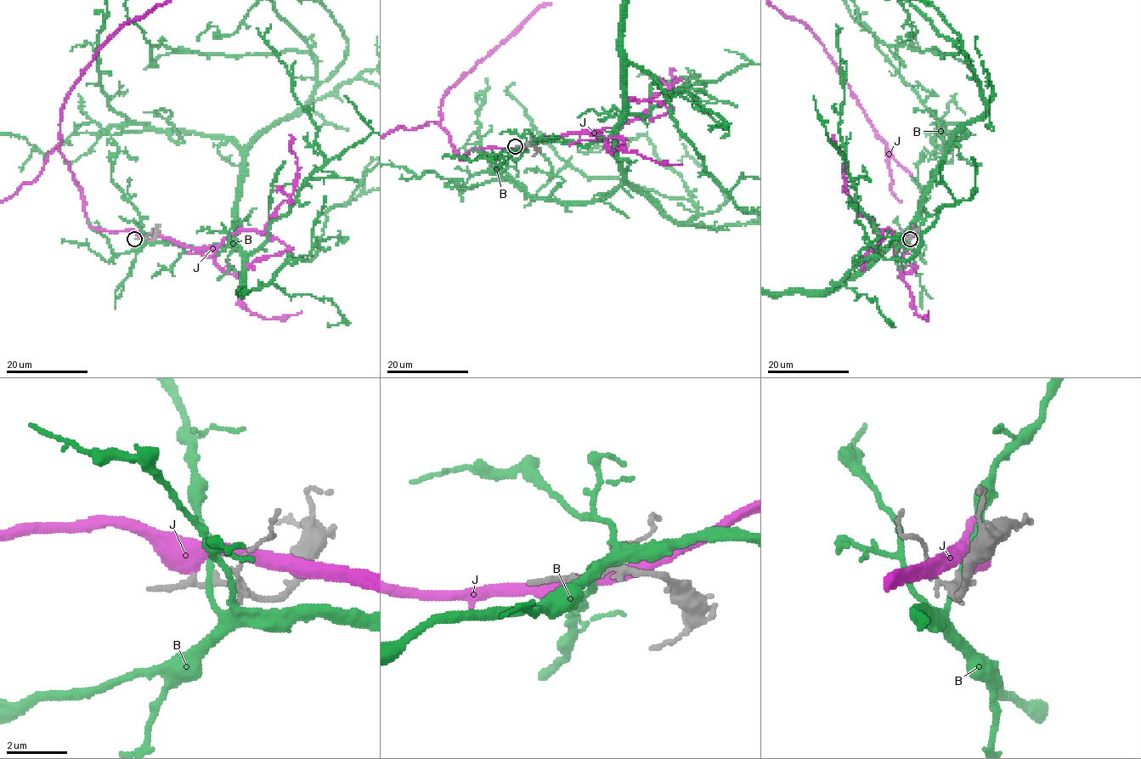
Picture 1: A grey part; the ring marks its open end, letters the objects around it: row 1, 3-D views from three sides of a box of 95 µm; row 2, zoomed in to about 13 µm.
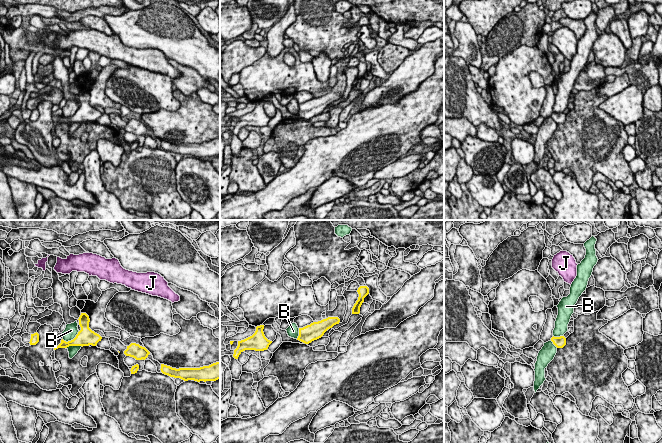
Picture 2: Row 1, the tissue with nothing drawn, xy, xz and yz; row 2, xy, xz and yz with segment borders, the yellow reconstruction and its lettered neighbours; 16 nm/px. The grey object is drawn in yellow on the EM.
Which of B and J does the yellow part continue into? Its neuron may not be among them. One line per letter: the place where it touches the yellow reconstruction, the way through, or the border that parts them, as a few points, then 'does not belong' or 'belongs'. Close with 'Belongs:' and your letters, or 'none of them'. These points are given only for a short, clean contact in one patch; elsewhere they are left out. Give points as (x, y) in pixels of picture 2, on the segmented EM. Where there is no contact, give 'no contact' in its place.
B: meets yellow in xy at (71, 340); does not belong
J: no contact; does not belong
Belongs: none of them

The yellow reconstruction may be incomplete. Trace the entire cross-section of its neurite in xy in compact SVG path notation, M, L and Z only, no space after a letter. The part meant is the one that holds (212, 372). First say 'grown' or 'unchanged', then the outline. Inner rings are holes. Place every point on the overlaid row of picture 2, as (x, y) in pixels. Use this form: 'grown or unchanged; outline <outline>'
unchanged; outline M220 362L213 363L209 366L200 368L172 368L161 364L161 372L174 378L180 378L184 381L194 380L200 381L216 381L220 379Z

